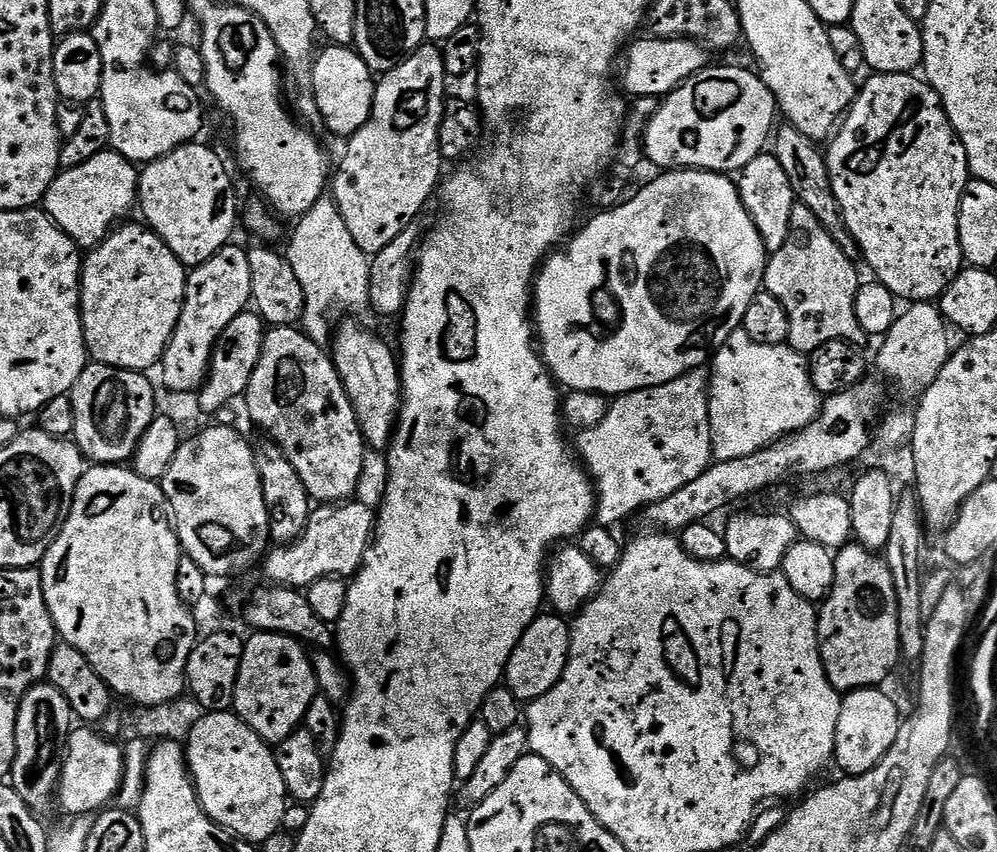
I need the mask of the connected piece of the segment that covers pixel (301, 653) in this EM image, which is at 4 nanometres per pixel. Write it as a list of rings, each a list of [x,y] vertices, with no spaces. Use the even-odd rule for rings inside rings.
[[[257,631],[244,640],[242,666],[234,694],[234,711],[270,746],[282,743],[304,722],[310,702],[318,695],[309,649],[281,632]]]

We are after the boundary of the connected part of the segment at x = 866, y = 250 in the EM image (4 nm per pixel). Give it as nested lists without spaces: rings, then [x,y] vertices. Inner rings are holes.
[[[882,72],[869,75],[869,77],[869,80],[862,84],[862,87],[857,91],[851,108],[848,109],[838,131],[831,137],[830,143],[827,145],[827,147],[829,146],[826,148],[826,155],[830,186],[834,190],[834,198],[840,207],[840,215],[844,217],[844,227],[856,240],[859,255],[861,257],[864,255],[865,262],[872,267],[872,272],[876,275],[873,277],[879,283],[885,284],[901,301],[936,302],[954,282],[956,275],[965,267],[960,235],[958,234],[958,214],[960,213],[962,194],[970,179],[966,146],[962,146],[960,135],[948,121],[946,110],[938,98],[938,94],[928,85],[927,79],[910,72],[899,72],[898,74]]]

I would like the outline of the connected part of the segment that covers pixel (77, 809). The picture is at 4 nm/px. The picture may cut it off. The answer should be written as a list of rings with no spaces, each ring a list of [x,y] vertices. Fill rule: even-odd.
[[[76,726],[68,733],[66,747],[62,752],[60,766],[60,786],[56,790],[58,808],[65,812],[65,817],[92,816],[107,809],[117,799],[124,781],[124,748],[116,745],[115,739],[109,738],[92,726]]]

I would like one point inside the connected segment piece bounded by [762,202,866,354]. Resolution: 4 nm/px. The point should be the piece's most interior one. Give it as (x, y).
(816, 281)

